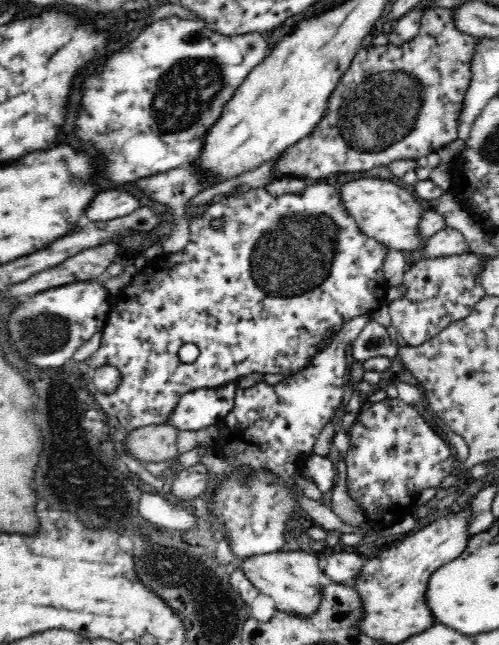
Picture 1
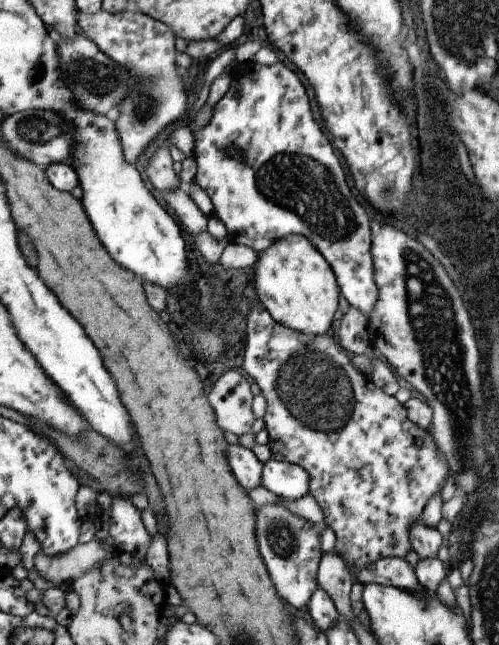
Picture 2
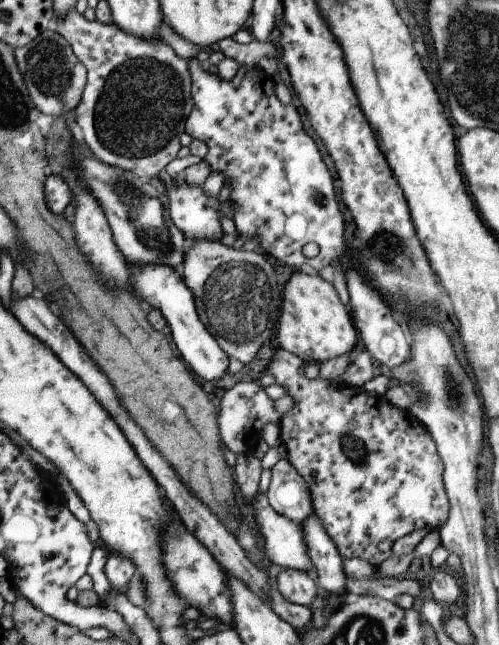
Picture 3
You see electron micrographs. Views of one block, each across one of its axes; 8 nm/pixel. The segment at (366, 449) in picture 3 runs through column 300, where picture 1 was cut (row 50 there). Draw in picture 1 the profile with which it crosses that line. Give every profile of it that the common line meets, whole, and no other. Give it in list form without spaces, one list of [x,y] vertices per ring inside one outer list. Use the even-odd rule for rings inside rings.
[[[432,7],[424,10],[419,34],[407,43],[396,46],[388,42],[378,48],[363,46],[330,95],[318,126],[308,137],[283,152],[275,171],[280,176],[326,178],[336,172],[362,172],[394,161],[416,160],[448,146],[460,136],[459,116],[472,78],[477,40],[477,37],[456,29],[456,12]]]

